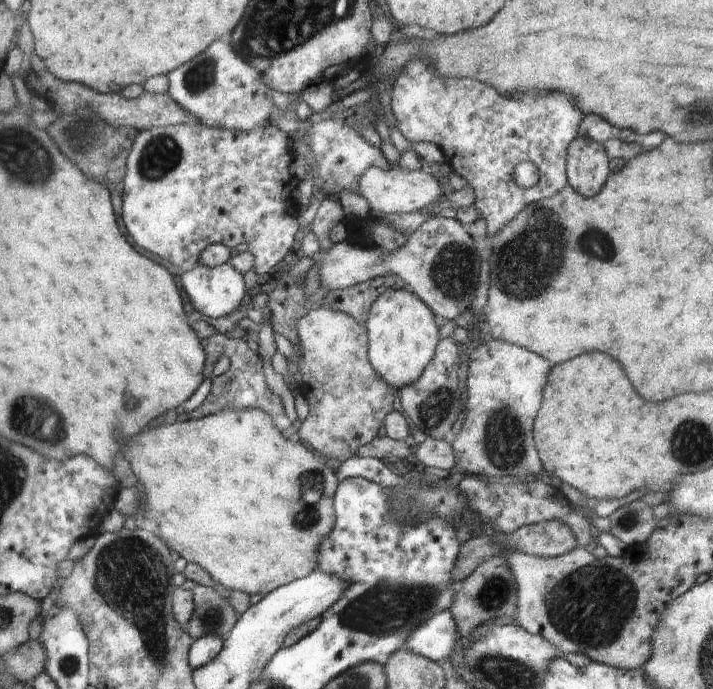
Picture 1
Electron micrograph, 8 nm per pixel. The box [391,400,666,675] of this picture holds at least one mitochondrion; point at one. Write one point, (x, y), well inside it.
(592, 606)

